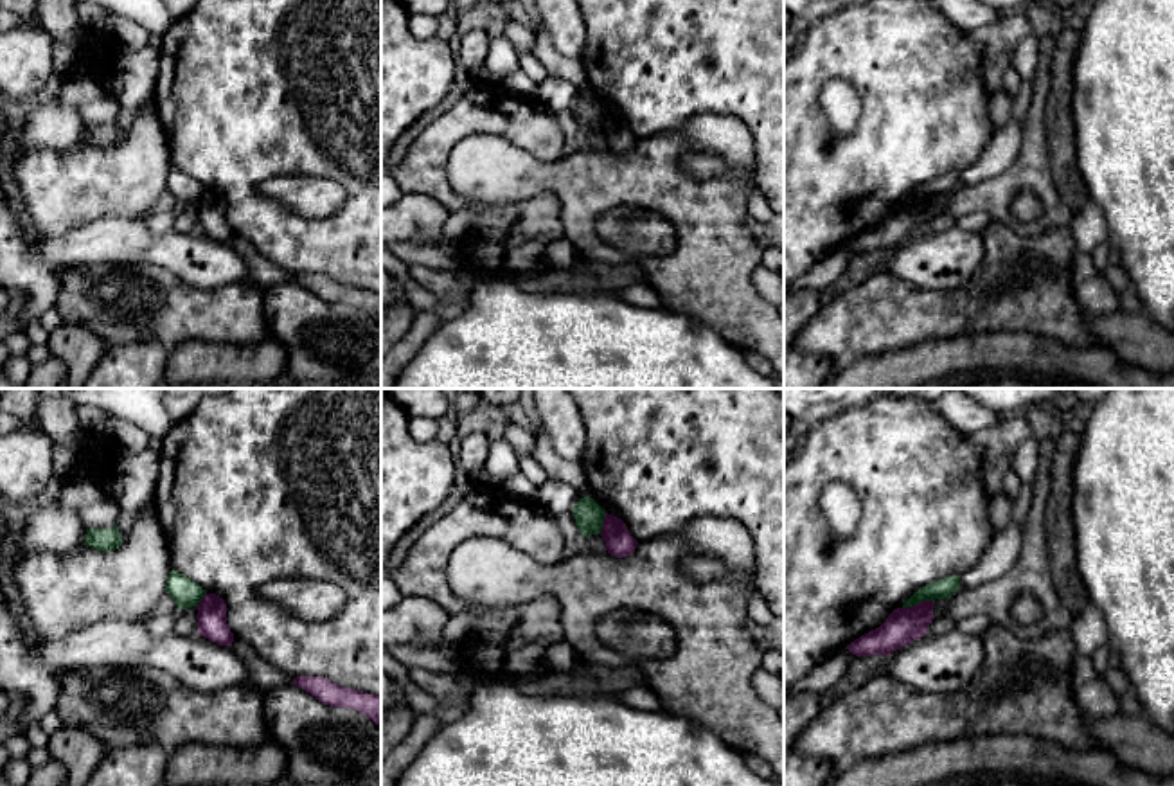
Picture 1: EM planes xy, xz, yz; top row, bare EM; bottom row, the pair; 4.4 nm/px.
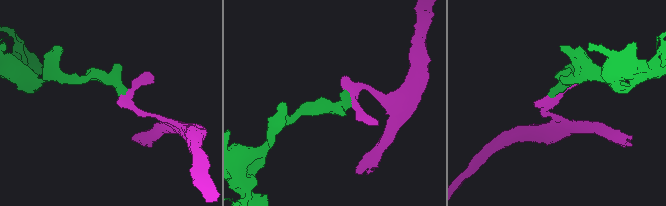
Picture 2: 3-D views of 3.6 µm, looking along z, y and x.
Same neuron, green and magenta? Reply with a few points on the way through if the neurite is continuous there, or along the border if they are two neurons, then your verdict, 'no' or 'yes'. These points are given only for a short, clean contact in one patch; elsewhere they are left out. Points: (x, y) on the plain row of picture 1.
along yz (933, 196), (923, 196), (903, 205) | no

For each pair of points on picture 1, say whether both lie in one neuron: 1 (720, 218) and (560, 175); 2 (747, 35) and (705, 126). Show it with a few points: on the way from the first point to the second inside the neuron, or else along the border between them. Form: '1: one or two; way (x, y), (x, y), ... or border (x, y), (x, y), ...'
1: one; way (680, 198), (655, 180), (599, 180)
2: two; border (750, 128), (736, 117), (694, 114), (671, 130)

